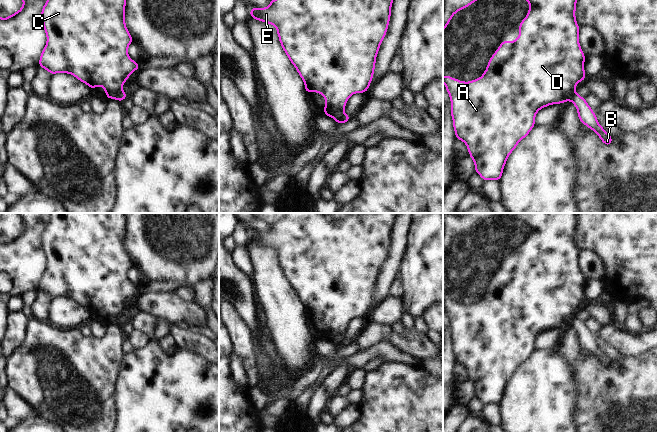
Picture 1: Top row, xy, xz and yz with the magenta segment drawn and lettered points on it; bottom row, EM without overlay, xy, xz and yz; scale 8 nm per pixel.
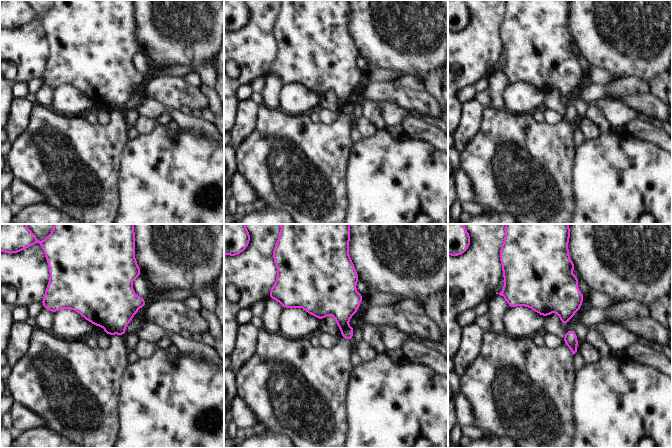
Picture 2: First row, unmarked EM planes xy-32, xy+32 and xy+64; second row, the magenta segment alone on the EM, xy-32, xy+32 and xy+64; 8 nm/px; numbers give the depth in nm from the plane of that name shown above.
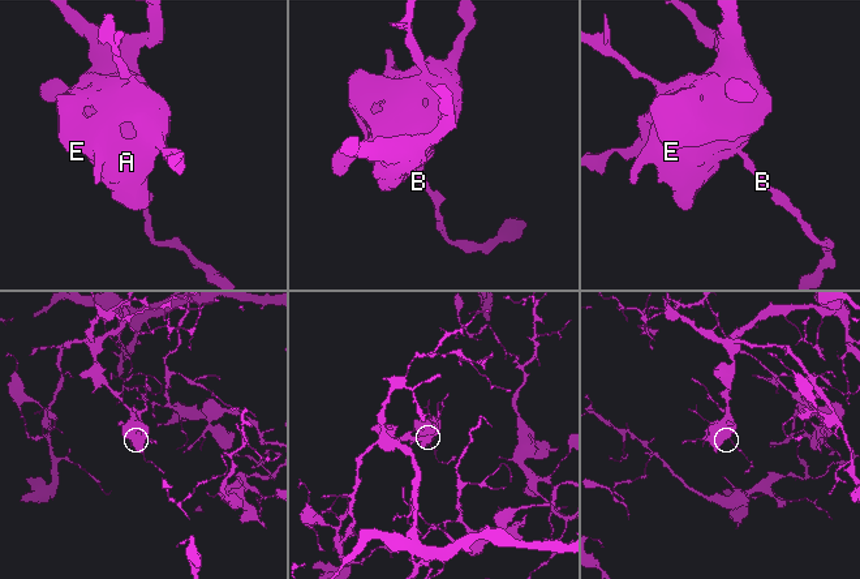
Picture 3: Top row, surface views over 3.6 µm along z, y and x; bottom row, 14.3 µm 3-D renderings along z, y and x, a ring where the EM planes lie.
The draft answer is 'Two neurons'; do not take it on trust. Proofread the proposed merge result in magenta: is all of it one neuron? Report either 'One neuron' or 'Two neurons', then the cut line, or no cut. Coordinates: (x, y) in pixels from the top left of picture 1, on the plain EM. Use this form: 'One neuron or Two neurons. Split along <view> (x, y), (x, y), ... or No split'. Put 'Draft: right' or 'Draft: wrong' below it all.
Two neurons. Split along yz (574, 315), (568, 319), (567, 323)
Draft: right

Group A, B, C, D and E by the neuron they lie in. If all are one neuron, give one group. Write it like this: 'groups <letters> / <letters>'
groups A C D E / B

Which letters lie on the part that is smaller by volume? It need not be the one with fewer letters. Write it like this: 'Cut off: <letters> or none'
Cut off: B

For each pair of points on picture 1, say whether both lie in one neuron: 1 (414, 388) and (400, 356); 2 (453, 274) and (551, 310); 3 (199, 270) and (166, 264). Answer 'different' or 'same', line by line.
1: different
2: same
3: same

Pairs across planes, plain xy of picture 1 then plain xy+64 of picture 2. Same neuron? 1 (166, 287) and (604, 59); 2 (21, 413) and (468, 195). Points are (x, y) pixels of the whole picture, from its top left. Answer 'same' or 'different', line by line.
1: different
2: same

